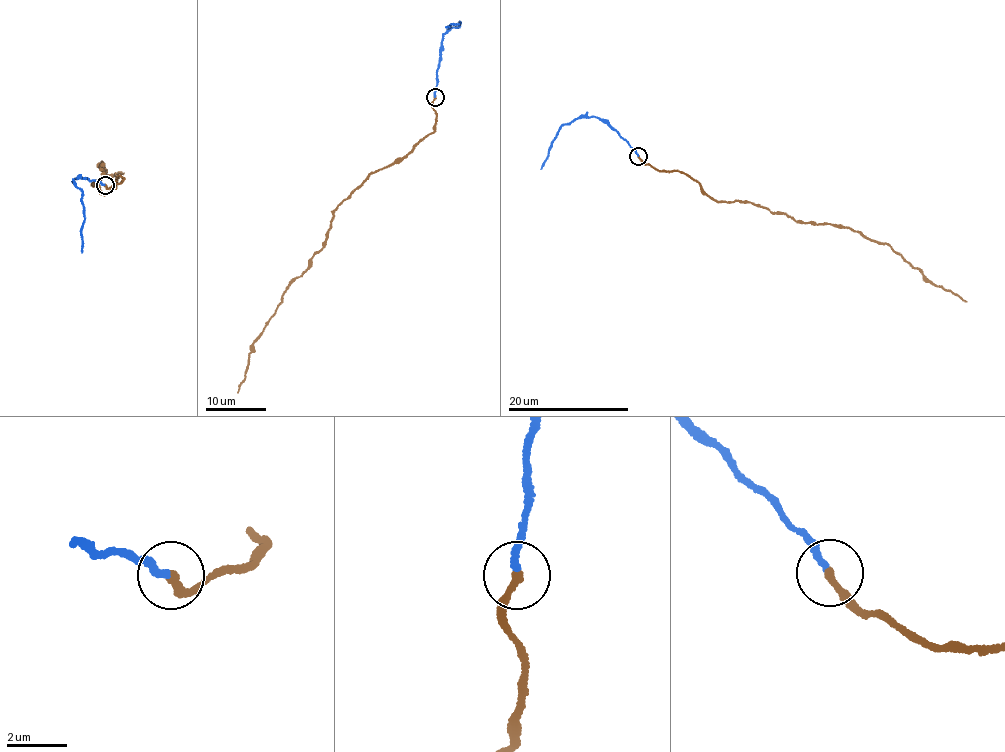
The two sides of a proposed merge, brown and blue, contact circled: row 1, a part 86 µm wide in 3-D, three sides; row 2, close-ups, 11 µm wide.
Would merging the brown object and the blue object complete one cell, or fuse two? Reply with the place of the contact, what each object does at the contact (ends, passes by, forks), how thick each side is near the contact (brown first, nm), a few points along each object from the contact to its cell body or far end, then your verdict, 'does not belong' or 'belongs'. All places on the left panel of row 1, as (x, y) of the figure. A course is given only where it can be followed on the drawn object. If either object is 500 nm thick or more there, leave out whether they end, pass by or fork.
place (105, 185); brown ends; blue ends; calibres 240 and 220 nm; course brown (104, 185), (124, 180), (101, 193), (92, 186), (103, 161), (107, 174), (123, 174); course blue (104, 185), (85, 178), (73, 179), (80, 188), (85, 219), (82, 252); belongs

